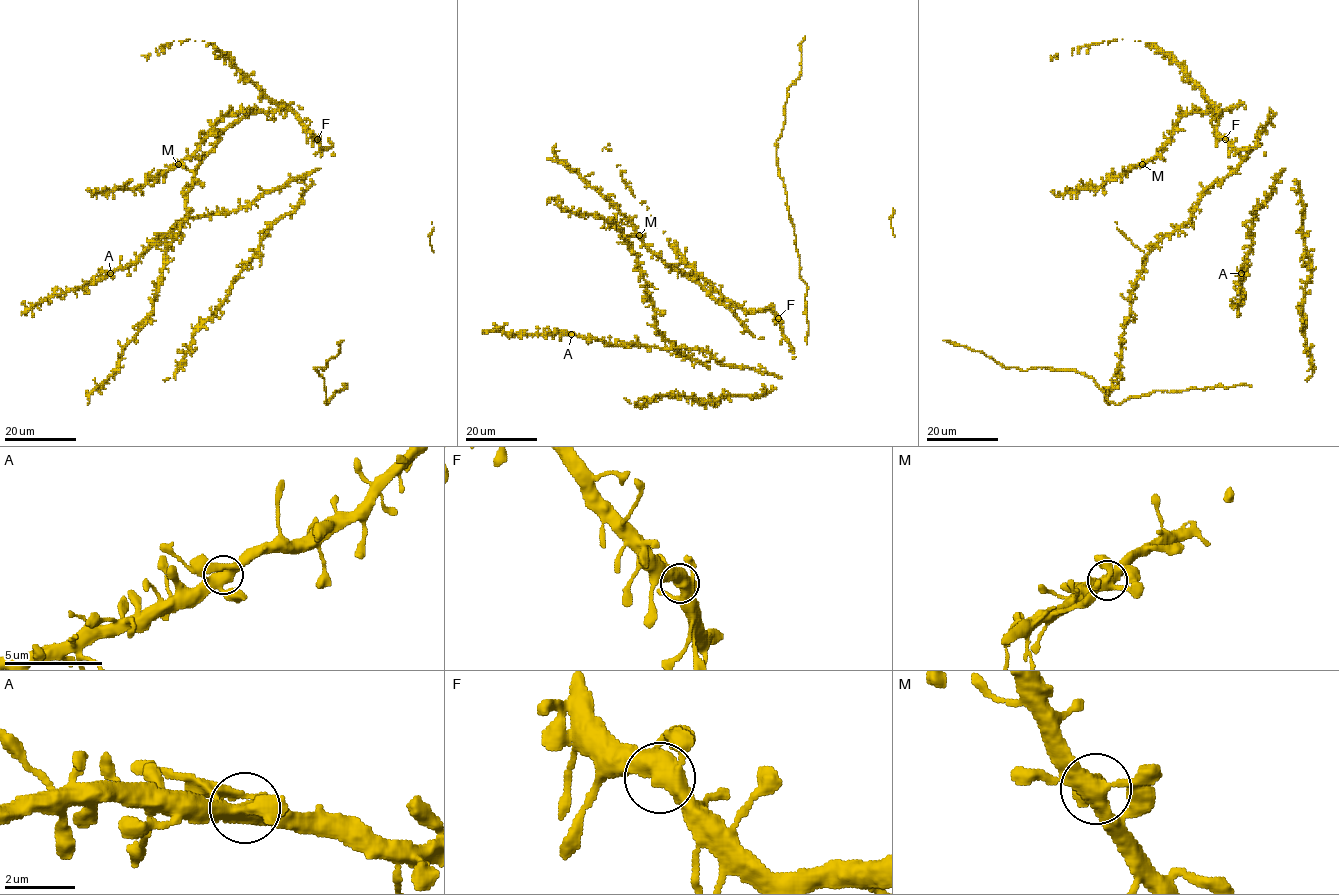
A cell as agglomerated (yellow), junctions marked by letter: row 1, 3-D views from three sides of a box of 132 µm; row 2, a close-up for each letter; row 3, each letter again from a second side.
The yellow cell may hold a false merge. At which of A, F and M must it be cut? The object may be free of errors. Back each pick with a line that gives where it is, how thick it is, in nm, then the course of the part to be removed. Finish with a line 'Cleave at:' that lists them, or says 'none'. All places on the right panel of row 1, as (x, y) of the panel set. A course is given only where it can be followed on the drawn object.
Cleave at: none

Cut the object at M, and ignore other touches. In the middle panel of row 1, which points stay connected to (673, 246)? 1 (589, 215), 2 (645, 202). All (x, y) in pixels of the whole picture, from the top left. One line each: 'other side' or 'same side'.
1: same side
2: same side

